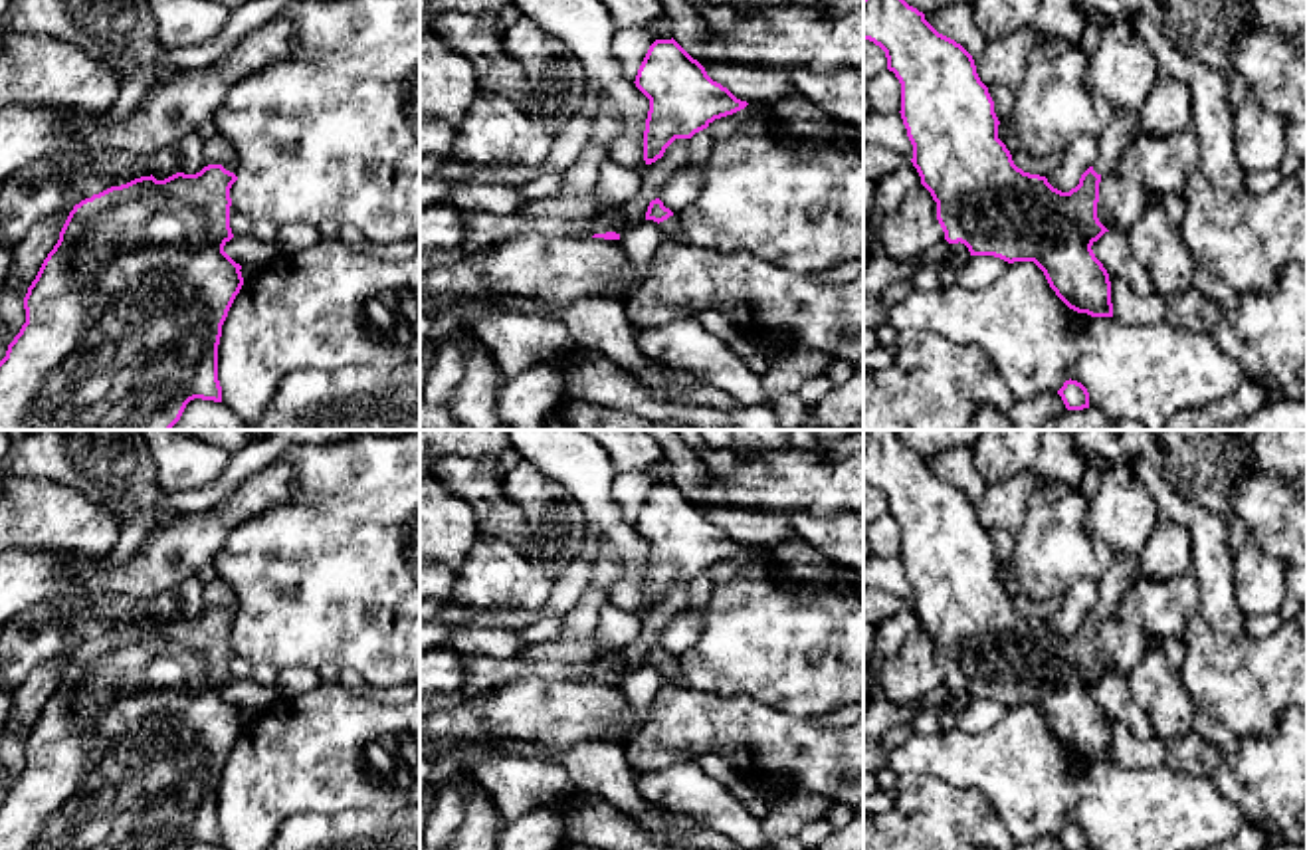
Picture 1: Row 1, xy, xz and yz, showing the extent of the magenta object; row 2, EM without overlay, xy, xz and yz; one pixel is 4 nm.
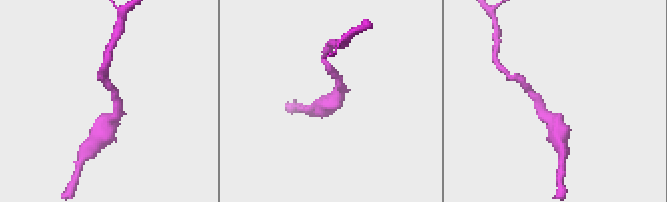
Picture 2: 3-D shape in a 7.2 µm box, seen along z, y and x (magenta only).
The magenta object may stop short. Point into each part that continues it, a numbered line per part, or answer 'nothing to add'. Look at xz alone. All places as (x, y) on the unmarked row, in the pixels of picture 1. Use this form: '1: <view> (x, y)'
1: xz (672, 672)

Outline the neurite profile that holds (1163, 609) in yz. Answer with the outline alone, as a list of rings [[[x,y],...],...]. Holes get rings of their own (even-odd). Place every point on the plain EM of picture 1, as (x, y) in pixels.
[[[1192,573],[1170,581],[1139,577],[1123,594],[1119,618],[1151,640],[1180,638],[1188,624],[1200,616],[1200,588]]]

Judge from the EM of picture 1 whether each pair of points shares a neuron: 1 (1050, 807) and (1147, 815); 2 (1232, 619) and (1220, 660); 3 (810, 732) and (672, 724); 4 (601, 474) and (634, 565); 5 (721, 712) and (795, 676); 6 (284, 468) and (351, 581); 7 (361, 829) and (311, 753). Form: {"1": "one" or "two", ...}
{"1": "one", "2": "two", "3": "one", "4": "one", "5": "two", "6": "two", "7": "two"}

